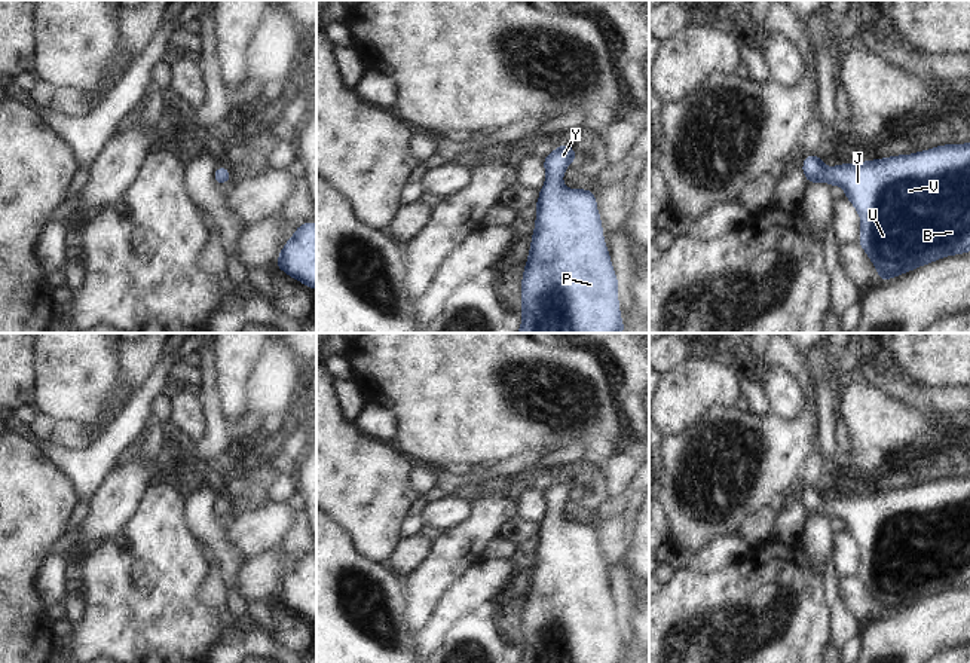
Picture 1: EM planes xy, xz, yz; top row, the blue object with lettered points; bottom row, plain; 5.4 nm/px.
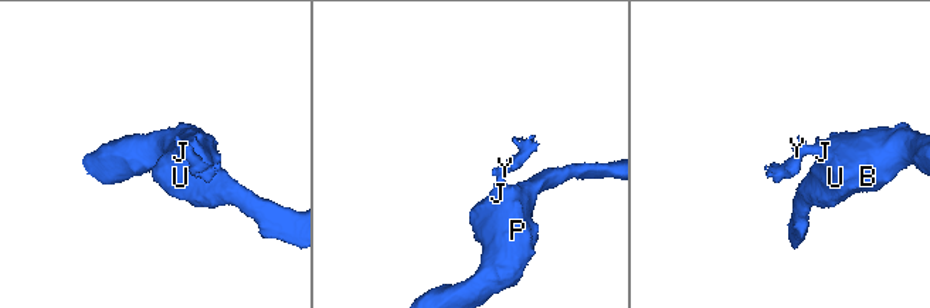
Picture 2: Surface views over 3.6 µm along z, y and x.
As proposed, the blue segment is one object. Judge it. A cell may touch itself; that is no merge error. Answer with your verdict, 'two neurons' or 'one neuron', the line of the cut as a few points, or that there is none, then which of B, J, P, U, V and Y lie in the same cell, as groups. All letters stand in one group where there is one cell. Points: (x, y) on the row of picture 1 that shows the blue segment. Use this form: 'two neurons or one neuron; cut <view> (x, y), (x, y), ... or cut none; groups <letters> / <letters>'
one neuron; cut none; groups B J P U V Y

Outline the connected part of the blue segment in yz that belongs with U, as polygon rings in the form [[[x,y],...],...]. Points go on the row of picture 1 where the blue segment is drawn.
[[[970,143],[942,144],[911,155],[896,155],[896,156],[863,161],[863,162],[838,164],[830,168],[824,166],[820,155],[805,153],[805,161],[802,162],[801,169],[807,178],[808,186],[817,181],[823,181],[827,183],[829,186],[841,186],[844,189],[845,199],[853,204],[853,207],[860,216],[859,245],[868,254],[869,260],[875,265],[878,281],[893,279],[899,275],[908,274],[919,266],[925,266],[928,263],[933,263],[948,256],[970,253]]]

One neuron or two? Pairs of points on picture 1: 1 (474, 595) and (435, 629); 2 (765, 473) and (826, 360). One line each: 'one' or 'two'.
1: one
2: one

